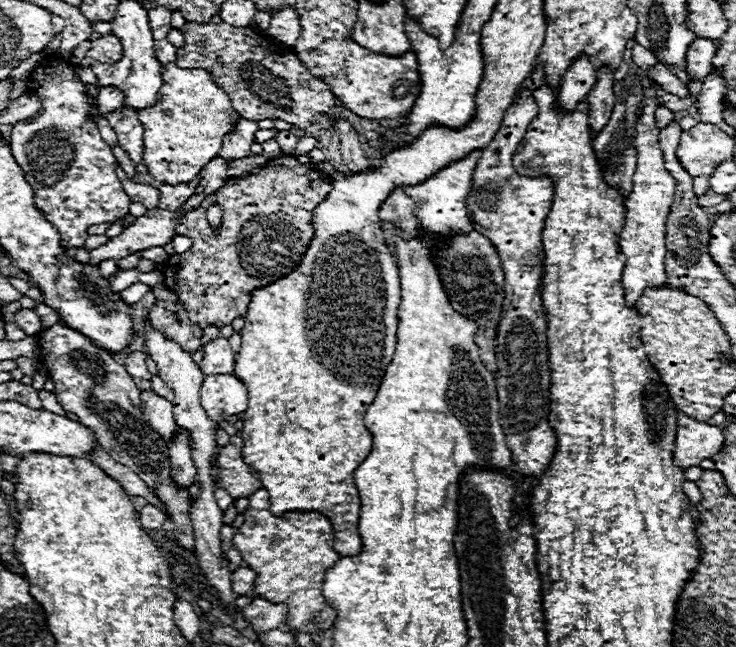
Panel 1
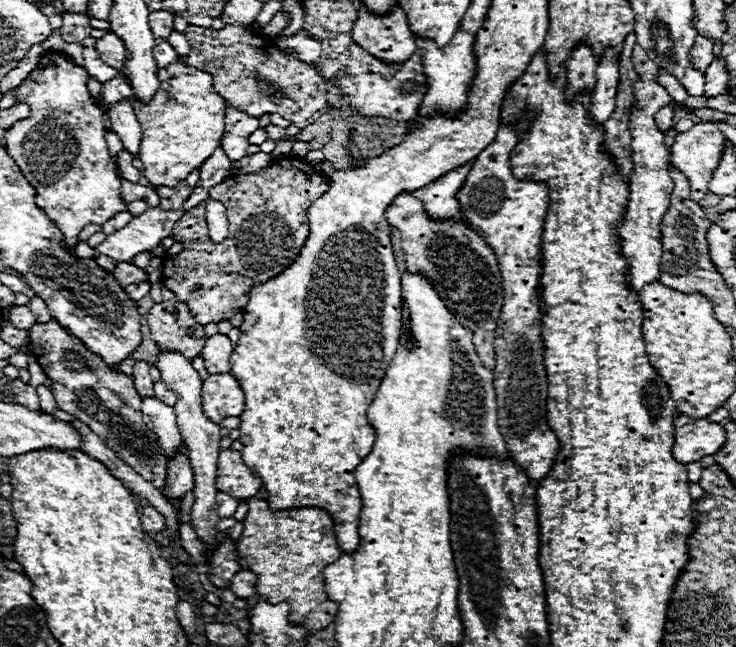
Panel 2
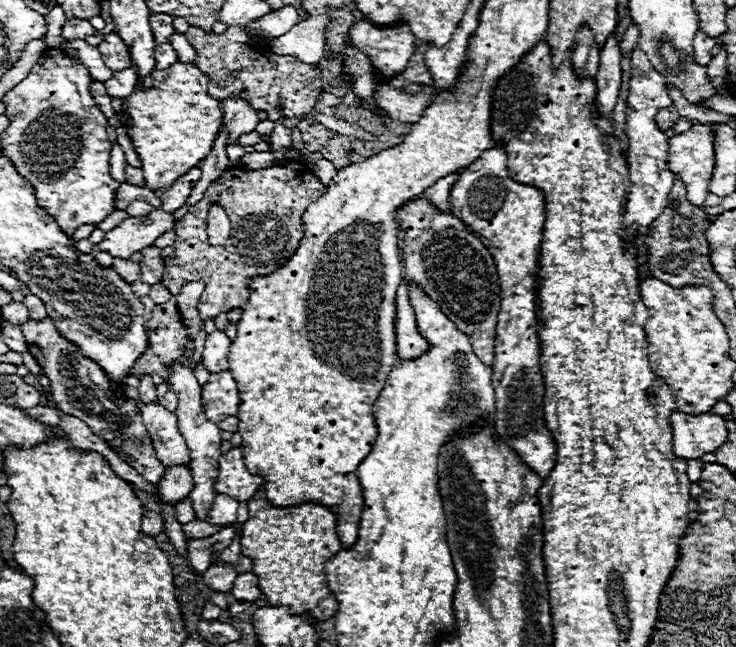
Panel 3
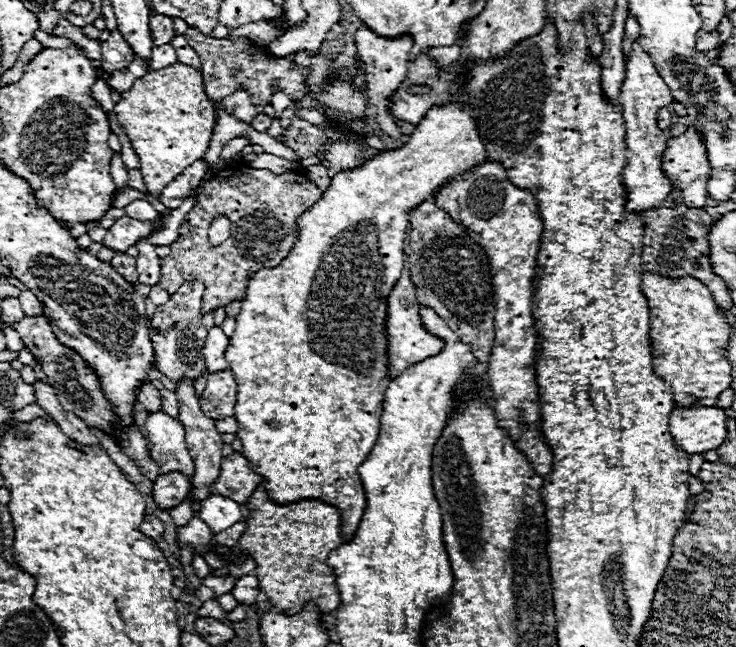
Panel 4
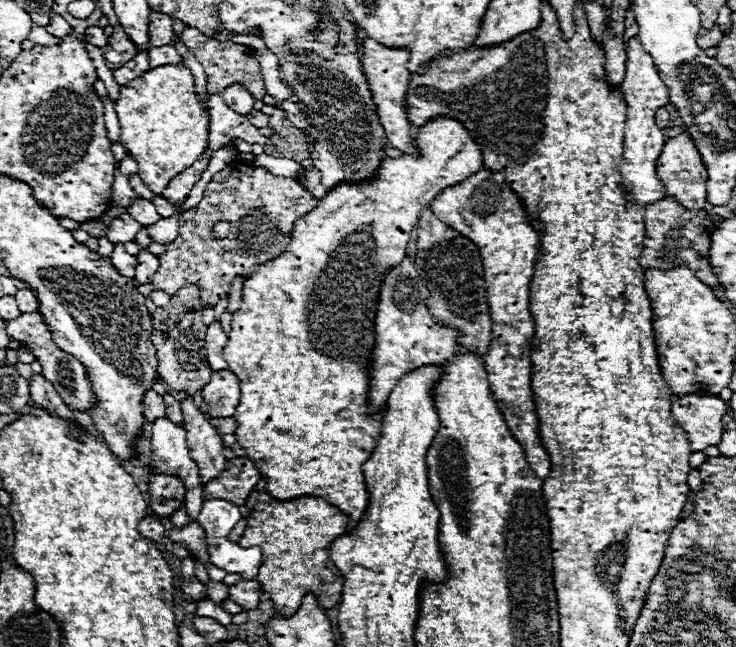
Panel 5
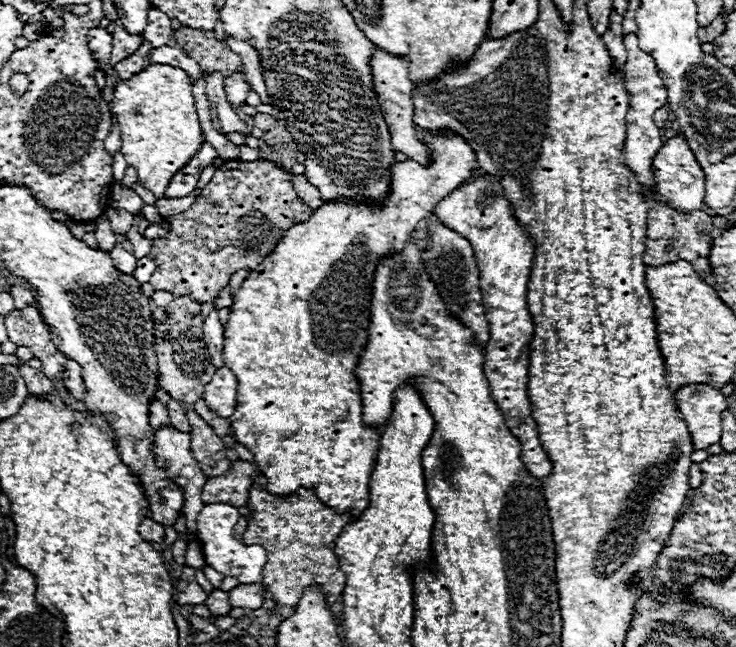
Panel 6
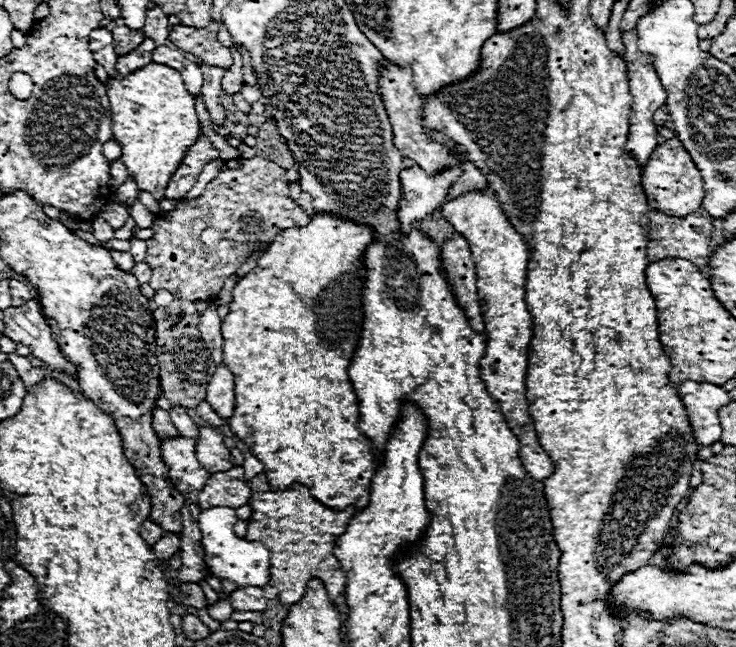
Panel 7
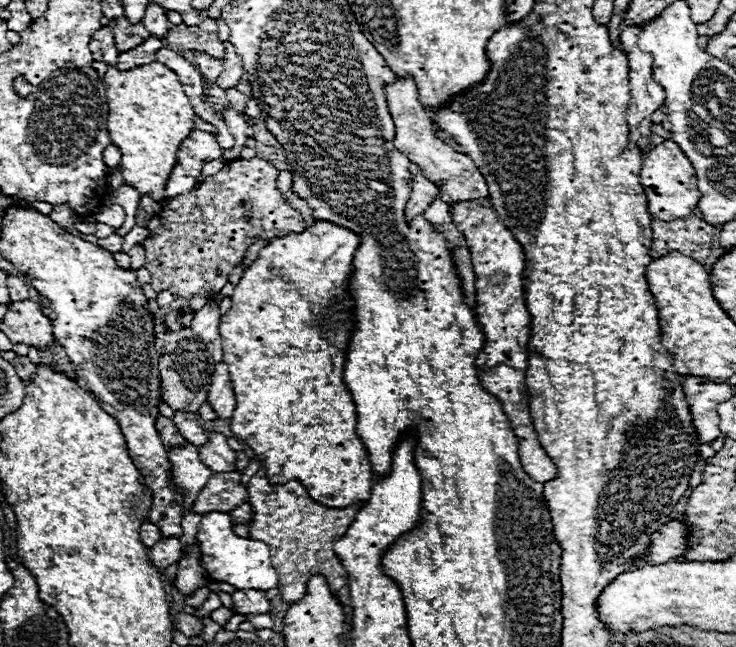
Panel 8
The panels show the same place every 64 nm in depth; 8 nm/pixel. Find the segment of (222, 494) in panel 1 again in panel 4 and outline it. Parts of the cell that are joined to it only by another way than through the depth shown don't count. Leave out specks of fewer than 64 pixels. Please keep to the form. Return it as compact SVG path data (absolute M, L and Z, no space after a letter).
M212 496L206 502L202 502L198 518L202 518L214 534L218 534L230 528L234 524L234 518L242 518L240 504L236 504L228 496Z

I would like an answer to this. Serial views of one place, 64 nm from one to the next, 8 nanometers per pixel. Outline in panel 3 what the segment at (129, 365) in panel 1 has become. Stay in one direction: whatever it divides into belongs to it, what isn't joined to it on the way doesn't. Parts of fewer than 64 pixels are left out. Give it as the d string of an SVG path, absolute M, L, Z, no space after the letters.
M142 374L142 376L140 376L140 386L138 386L138 390L140 390L140 400L142 400L144 404L148 404L148 402L158 402L156 386L154 386L150 374Z

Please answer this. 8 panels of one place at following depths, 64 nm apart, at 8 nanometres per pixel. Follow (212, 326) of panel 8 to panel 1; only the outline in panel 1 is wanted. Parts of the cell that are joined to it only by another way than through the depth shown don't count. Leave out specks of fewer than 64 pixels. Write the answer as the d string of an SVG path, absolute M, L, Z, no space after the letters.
M216 338L204 344L204 360L200 362L200 370L208 374L234 374L234 352L226 338Z

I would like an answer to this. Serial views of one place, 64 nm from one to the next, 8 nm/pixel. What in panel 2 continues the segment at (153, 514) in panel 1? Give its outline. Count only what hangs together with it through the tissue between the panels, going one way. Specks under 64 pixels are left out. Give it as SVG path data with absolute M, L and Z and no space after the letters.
M146 506L142 510L142 518L140 520L142 520L144 530L148 530L148 532L160 532L164 528L164 516L158 510L154 510L152 506Z

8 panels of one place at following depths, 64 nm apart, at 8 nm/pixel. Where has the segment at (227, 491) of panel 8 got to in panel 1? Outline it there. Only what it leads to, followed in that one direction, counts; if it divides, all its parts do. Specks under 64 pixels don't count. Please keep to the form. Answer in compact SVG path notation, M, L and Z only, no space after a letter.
M230 436L230 442L220 448L218 466L220 466L220 484L232 498L248 498L258 488L262 488L260 480L254 478L252 468L242 458L242 436Z

